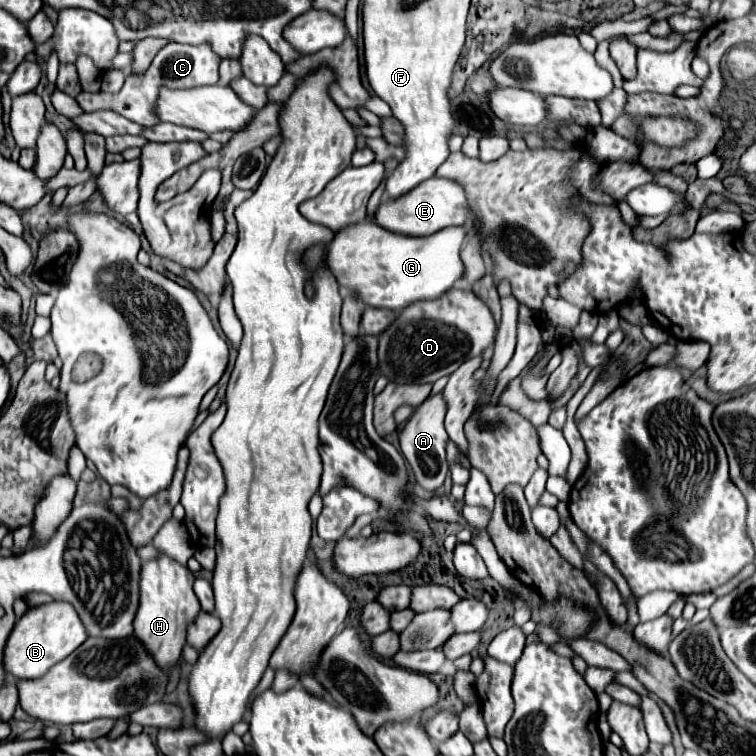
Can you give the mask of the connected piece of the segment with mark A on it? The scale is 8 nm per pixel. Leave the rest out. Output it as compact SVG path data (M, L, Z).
M442 394L432 396L418 406L418 410L412 414L408 424L400 432L400 450L412 468L414 480L418 486L430 492L438 490L448 474L448 462L444 454L444 444L448 440L448 434L444 430L444 414L446 414L446 404L442 400Z

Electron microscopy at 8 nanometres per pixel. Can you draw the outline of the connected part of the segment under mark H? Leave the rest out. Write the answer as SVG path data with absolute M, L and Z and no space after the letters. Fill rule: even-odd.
M158 552L156 558L142 562L140 604L134 616L134 634L144 642L148 652L166 672L170 672L170 668L178 662L182 646L186 644L186 624L200 612L200 602L192 584L194 574L164 552Z

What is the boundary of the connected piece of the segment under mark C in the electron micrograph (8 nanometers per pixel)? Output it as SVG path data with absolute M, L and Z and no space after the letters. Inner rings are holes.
M170 42L156 54L156 58L152 60L152 64L148 66L146 72L126 76L126 82L124 82L124 86L118 94L112 96L112 94L106 94L106 92L94 92L94 94L92 92L80 92L76 96L76 102L80 104L80 108L84 112L114 110L114 112L122 114L124 118L128 118L136 124L142 124L144 128L152 128L152 126L158 124L156 100L158 100L160 88L180 90L180 88L218 84L218 64L220 64L220 58L212 52L212 48L208 44L188 46L188 44Z

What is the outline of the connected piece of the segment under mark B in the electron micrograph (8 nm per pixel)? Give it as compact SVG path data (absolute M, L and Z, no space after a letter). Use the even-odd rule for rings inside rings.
M50 602L36 608L30 608L20 622L16 622L6 648L4 648L4 668L6 674L12 674L12 678L42 678L54 664L58 664L62 658L70 656L78 646L82 646L88 638L88 632L68 602Z

